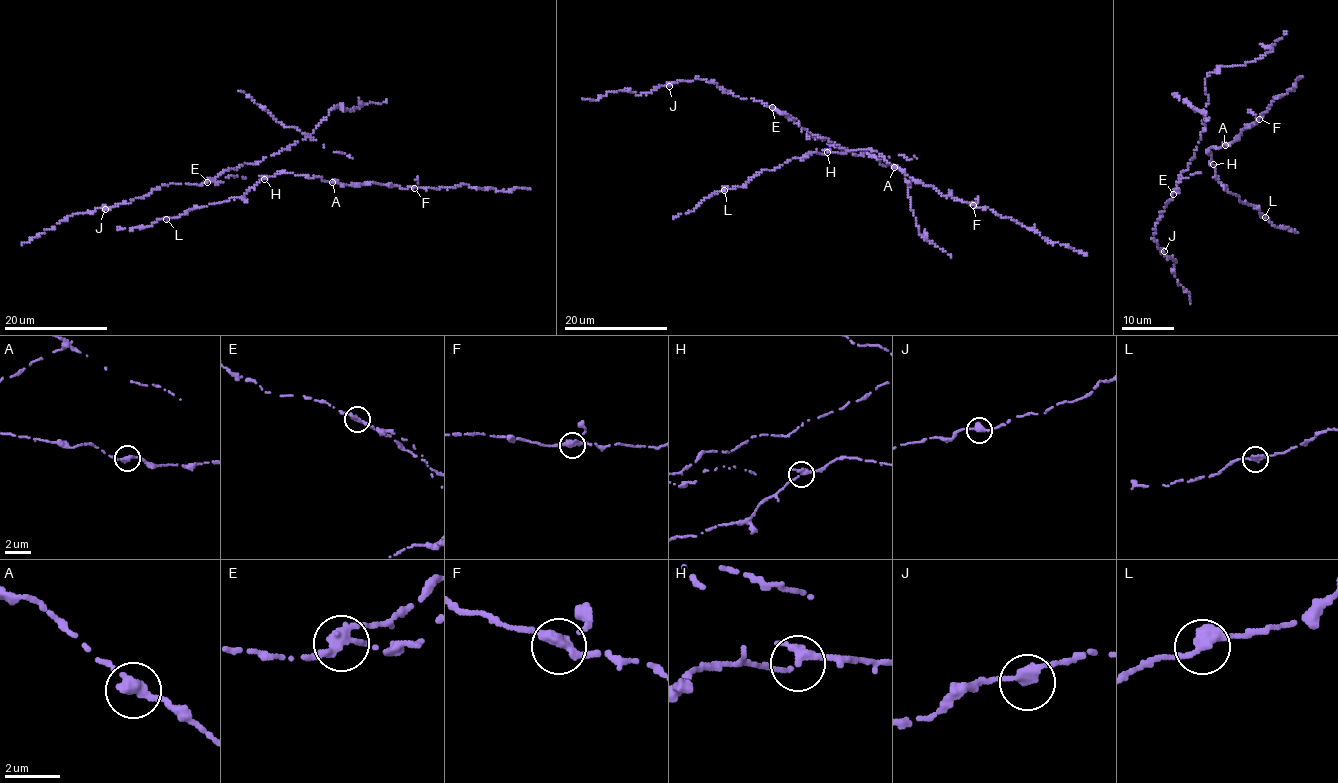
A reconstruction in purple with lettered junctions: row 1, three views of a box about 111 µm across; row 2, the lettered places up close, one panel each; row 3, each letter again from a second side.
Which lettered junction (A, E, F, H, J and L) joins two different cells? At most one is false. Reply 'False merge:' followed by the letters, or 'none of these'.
False merge: E

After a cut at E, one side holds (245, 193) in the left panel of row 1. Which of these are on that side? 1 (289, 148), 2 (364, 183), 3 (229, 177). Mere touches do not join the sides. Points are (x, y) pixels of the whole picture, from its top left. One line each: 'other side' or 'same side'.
1: other side
2: same side
3: same side

